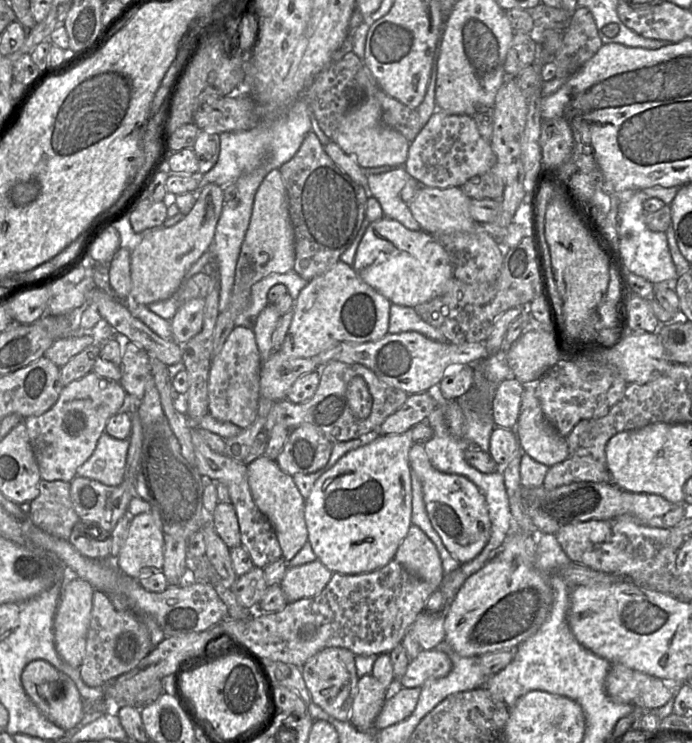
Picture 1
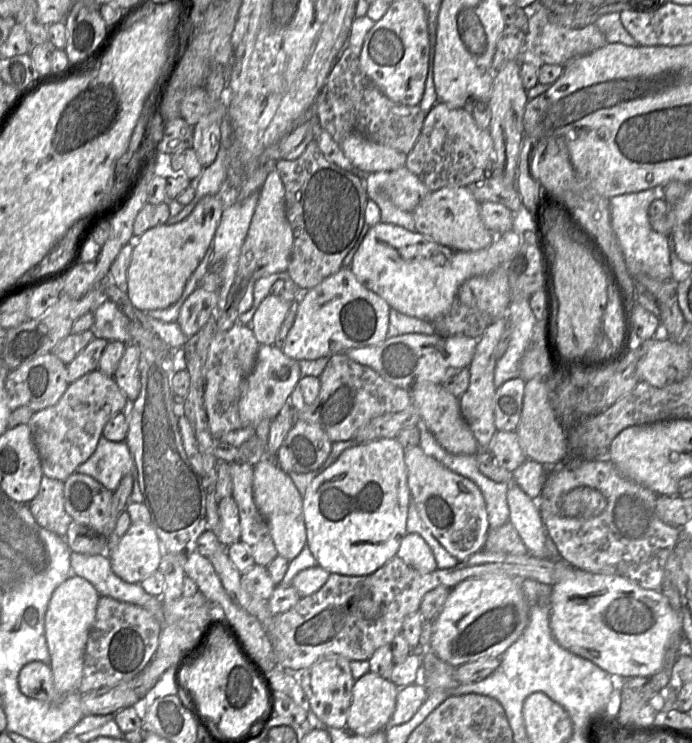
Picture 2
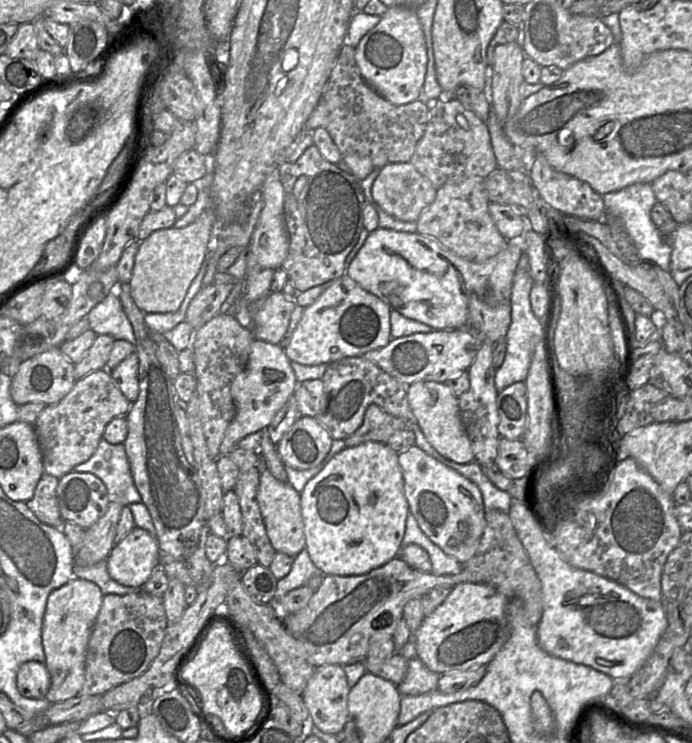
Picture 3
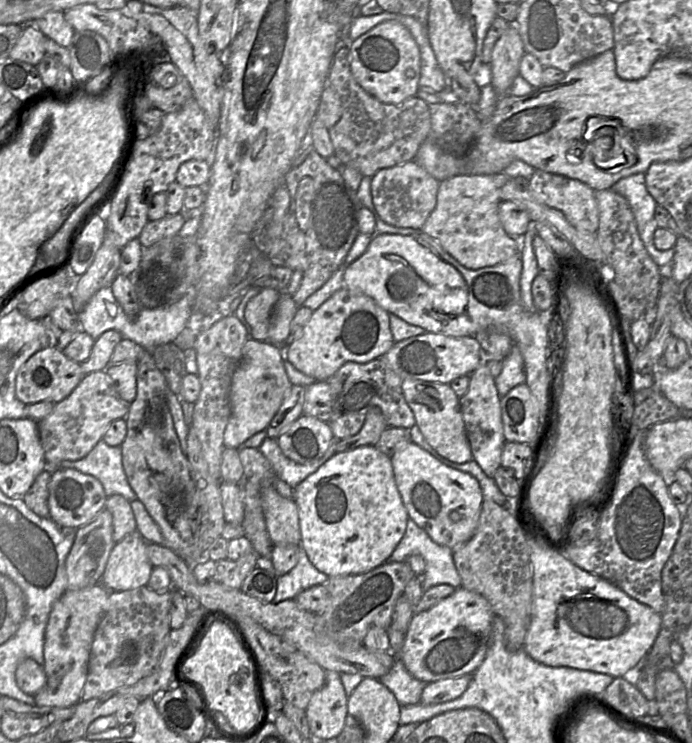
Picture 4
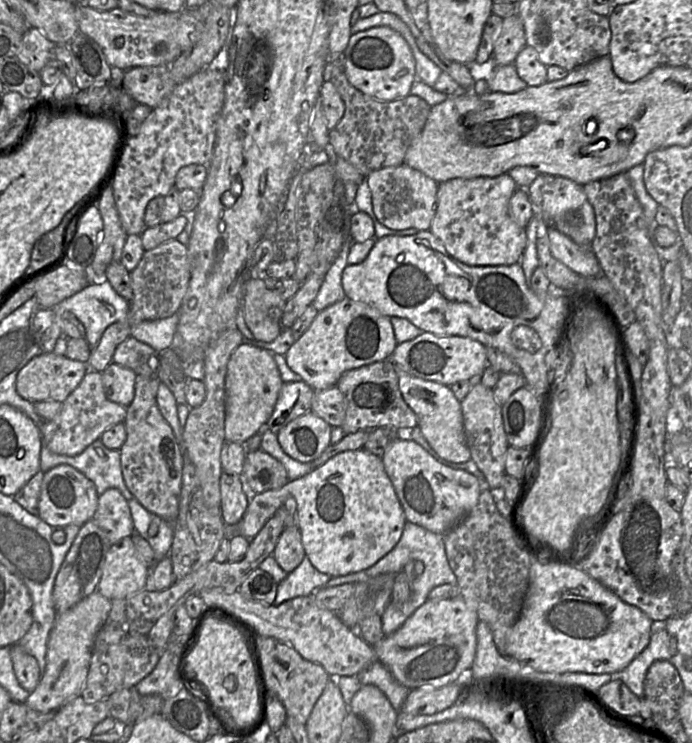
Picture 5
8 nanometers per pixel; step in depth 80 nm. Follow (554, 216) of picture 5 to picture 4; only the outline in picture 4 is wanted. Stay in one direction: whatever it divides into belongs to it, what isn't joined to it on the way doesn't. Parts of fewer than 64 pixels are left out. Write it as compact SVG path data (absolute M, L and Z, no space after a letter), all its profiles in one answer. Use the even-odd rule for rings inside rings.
M536 169L529 188L548 207L562 212L579 231L596 233L599 210L595 191L585 183Z

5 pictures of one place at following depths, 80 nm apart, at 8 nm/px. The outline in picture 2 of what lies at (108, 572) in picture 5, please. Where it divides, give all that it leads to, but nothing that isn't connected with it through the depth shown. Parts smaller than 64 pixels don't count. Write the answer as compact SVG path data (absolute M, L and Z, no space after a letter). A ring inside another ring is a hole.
M132 523L119 544L108 554L113 572L128 583L140 583L161 569L163 549L153 526Z

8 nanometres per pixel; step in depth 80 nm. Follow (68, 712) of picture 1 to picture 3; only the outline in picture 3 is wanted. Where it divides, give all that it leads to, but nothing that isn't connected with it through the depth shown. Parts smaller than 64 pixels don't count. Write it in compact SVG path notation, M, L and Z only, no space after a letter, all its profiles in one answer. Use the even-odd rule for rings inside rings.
M31 660L19 667L17 689L22 696L43 699L49 691L50 684L50 675L44 663Z

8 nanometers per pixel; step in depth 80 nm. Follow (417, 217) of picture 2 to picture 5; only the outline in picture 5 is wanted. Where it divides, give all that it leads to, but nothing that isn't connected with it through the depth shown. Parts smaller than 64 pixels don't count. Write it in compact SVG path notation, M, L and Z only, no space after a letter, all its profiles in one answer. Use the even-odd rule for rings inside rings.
M507 173L497 177L455 178L440 183L430 231L442 242L450 256L466 265L497 266L517 263L527 242L525 228L517 225L509 215L509 201L517 188Z

